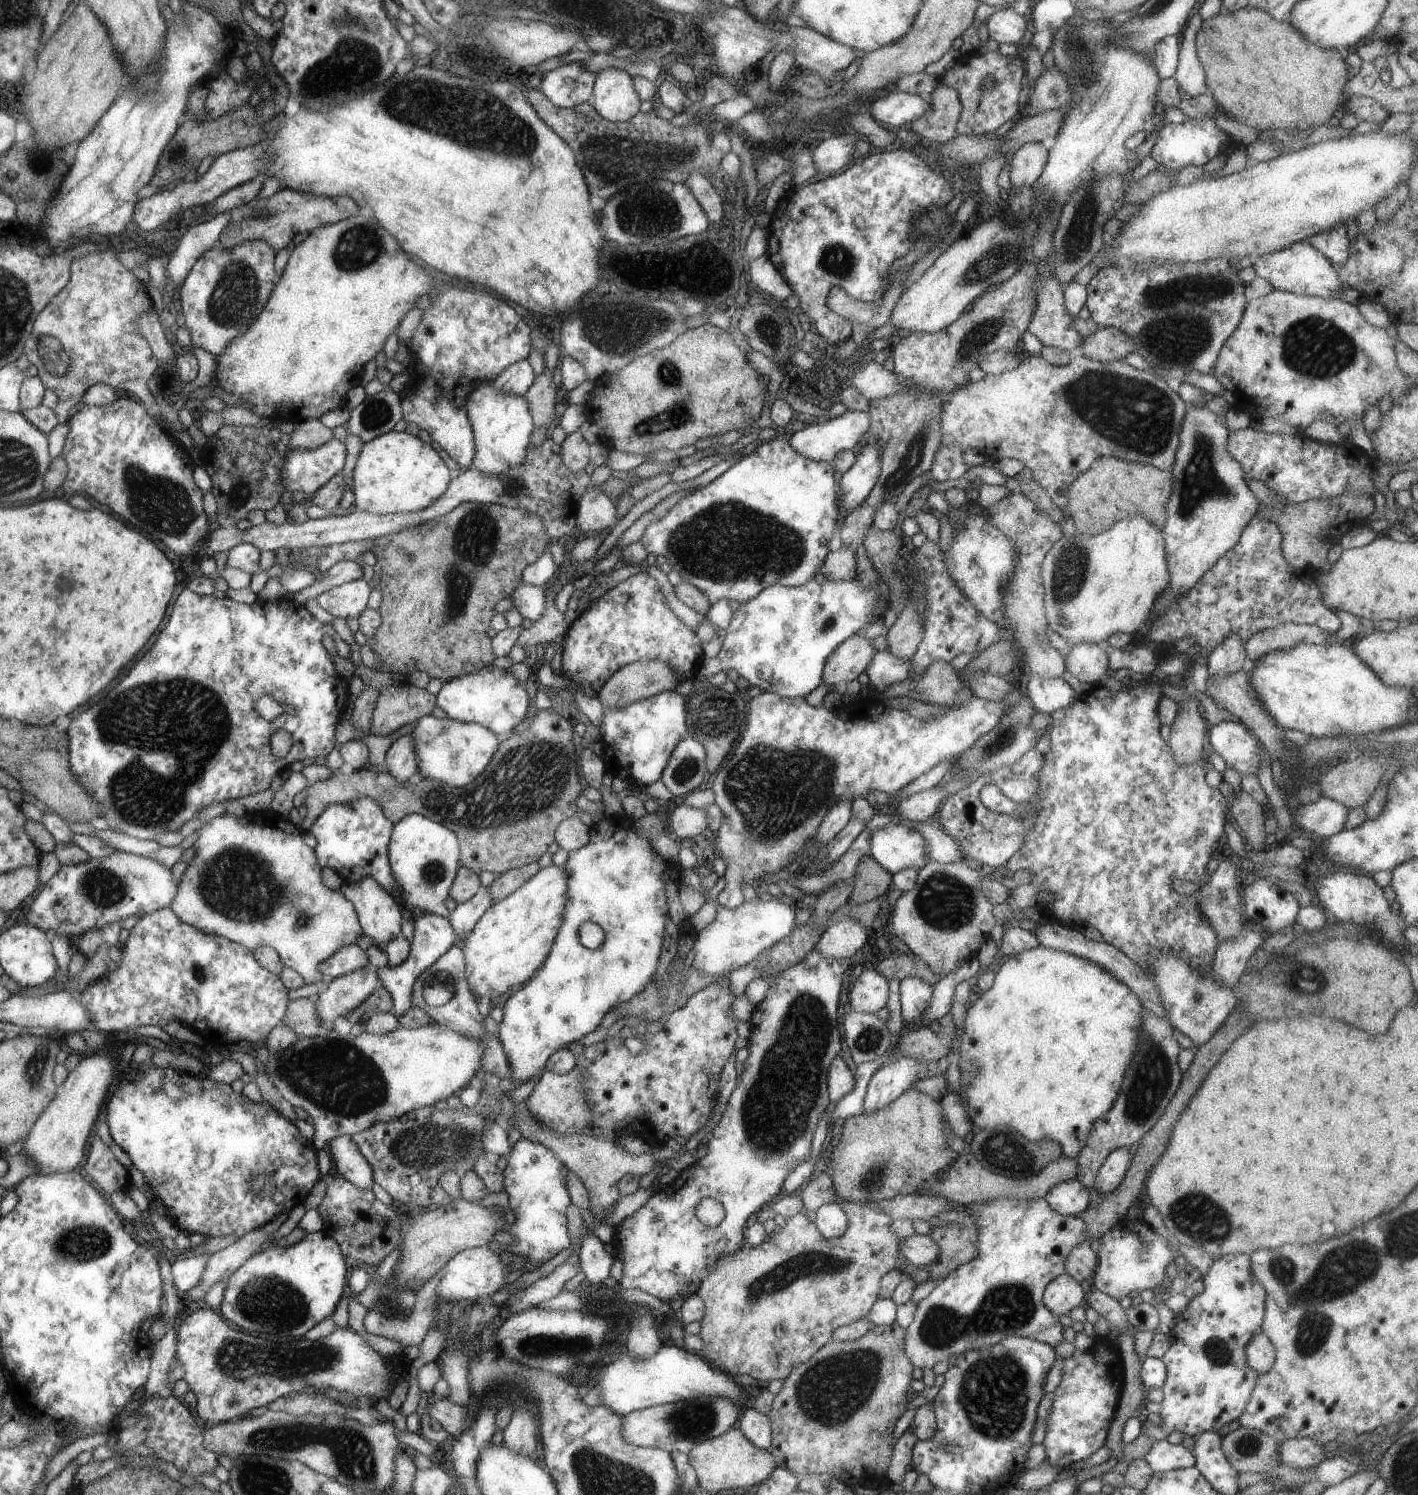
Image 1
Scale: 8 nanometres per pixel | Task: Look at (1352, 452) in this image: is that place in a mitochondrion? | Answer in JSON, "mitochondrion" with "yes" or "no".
{"mitochondrion":"no"}

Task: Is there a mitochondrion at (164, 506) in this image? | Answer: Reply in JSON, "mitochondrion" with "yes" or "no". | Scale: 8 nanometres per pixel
{"mitochondrion":"yes"}

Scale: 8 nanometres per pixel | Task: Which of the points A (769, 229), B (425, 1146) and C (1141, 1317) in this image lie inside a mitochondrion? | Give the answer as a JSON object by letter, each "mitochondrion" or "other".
{"A":"other","B":"mitochondrion","C":"other"}

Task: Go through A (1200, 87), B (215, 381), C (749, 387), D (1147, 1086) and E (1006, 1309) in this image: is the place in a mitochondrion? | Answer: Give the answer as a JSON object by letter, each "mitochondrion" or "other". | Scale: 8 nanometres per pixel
{"A":"other","B":"other","C":"other","D":"mitochondrion","E":"mitochondrion"}

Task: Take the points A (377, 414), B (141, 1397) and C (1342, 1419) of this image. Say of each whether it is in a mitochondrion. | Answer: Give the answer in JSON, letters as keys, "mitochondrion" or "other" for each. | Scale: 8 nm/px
{"A":"mitochondrion","B":"other","C":"other"}

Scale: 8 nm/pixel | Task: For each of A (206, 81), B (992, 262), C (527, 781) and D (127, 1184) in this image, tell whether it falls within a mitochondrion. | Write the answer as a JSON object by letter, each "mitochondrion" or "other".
{"A":"other","B":"mitochondrion","C":"mitochondrion","D":"other"}

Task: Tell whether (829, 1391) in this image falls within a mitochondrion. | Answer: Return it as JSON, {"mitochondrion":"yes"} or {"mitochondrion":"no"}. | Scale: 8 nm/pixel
{"mitochondrion":"yes"}

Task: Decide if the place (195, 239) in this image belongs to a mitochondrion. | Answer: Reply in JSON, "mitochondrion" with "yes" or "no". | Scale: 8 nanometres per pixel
{"mitochondrion":"no"}

